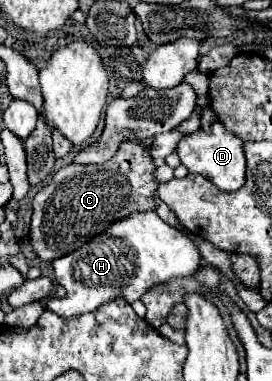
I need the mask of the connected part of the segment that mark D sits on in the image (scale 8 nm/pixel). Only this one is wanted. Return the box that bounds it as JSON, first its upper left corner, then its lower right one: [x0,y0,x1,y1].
[177,121,245,191]

